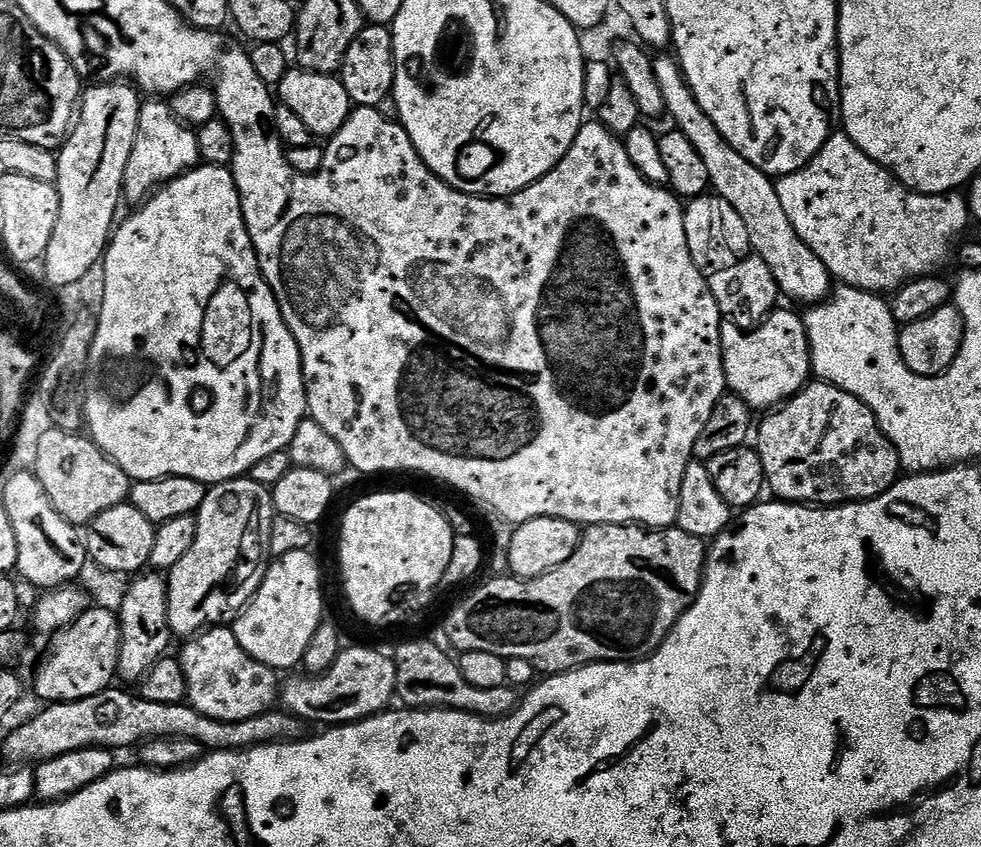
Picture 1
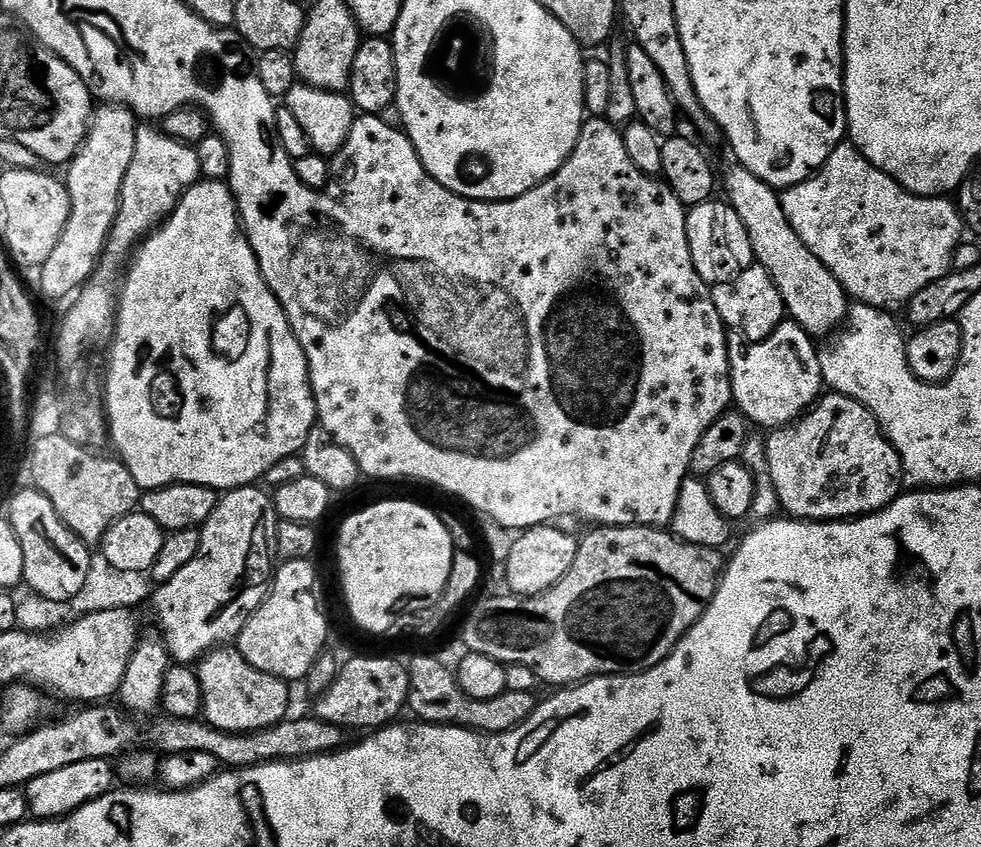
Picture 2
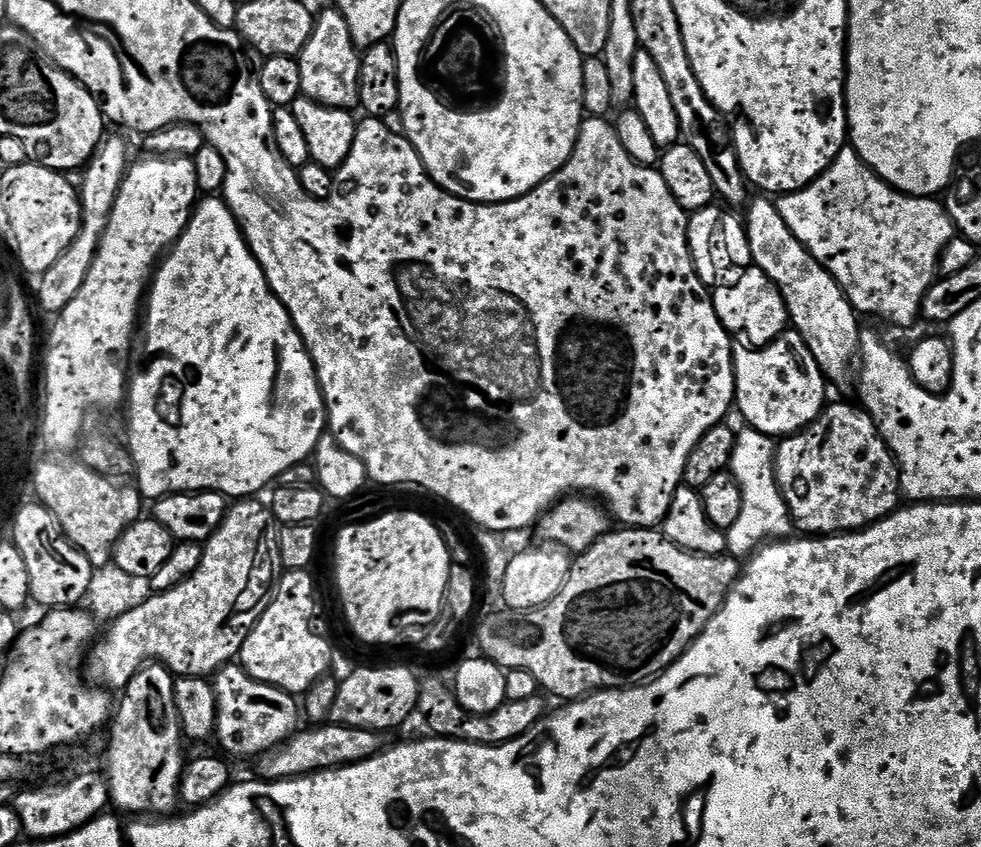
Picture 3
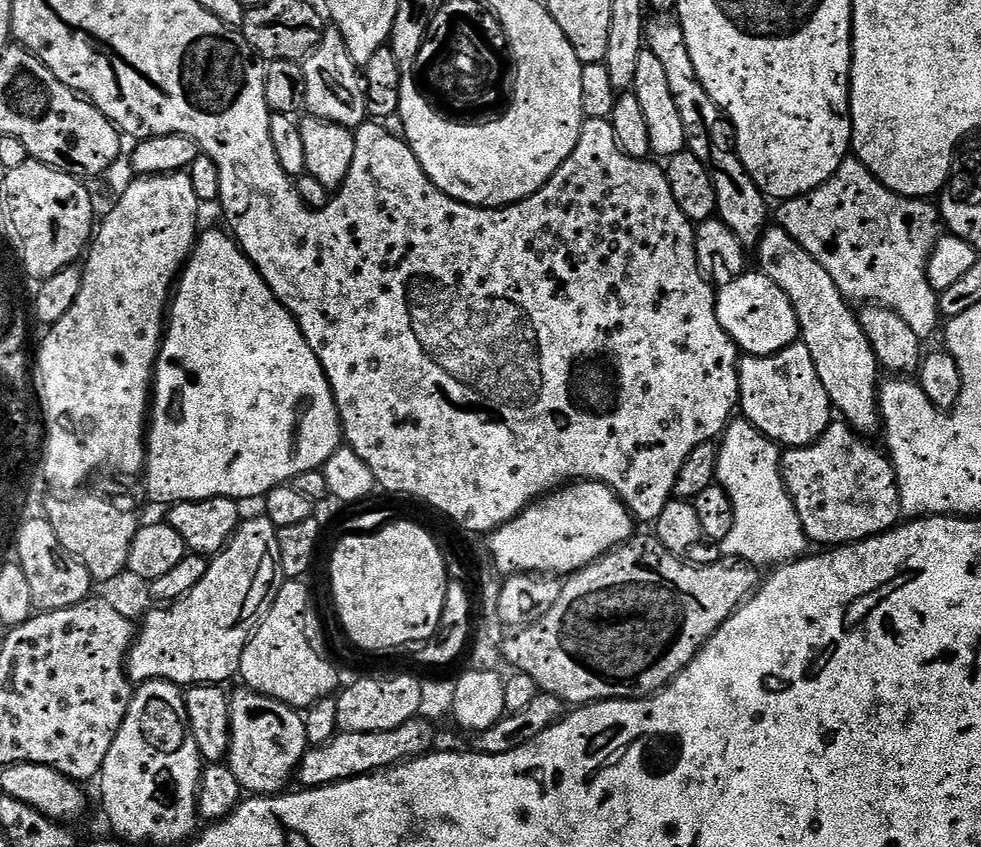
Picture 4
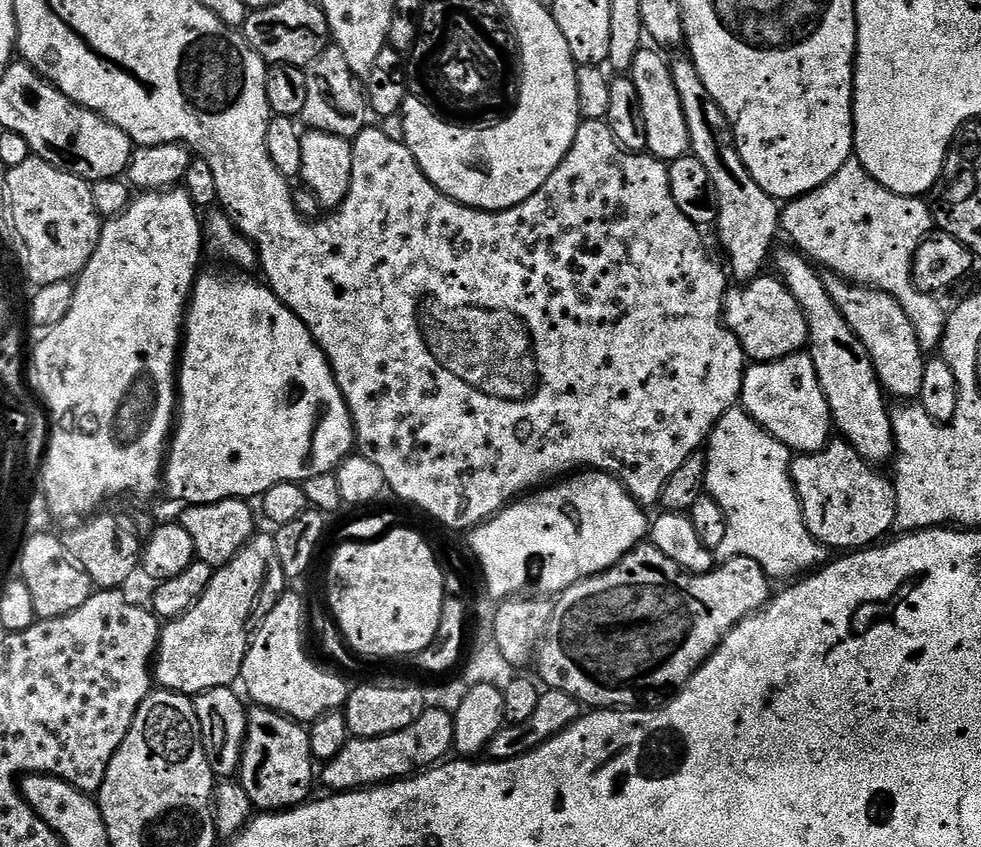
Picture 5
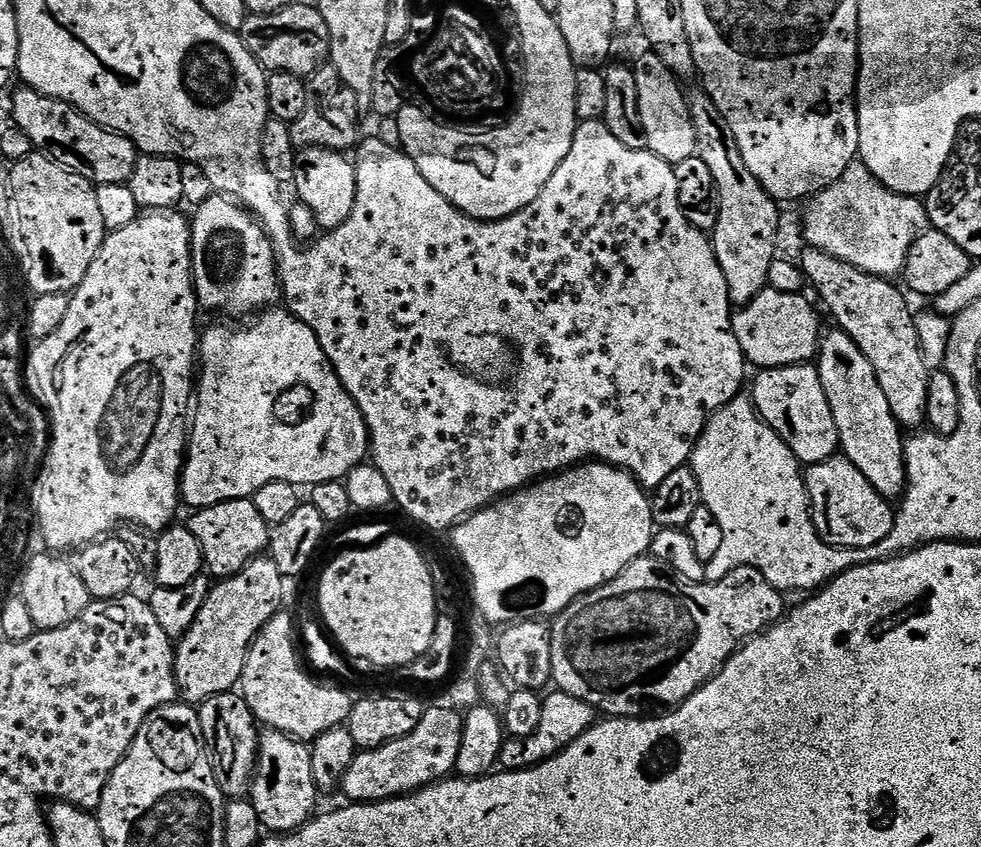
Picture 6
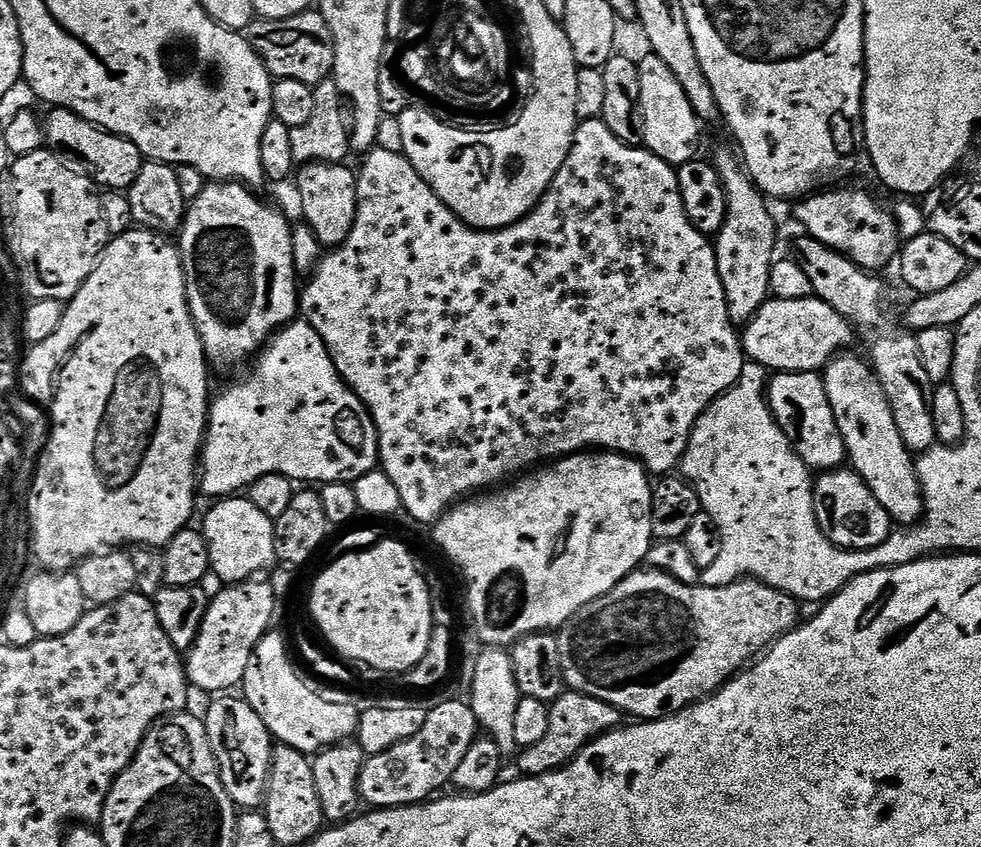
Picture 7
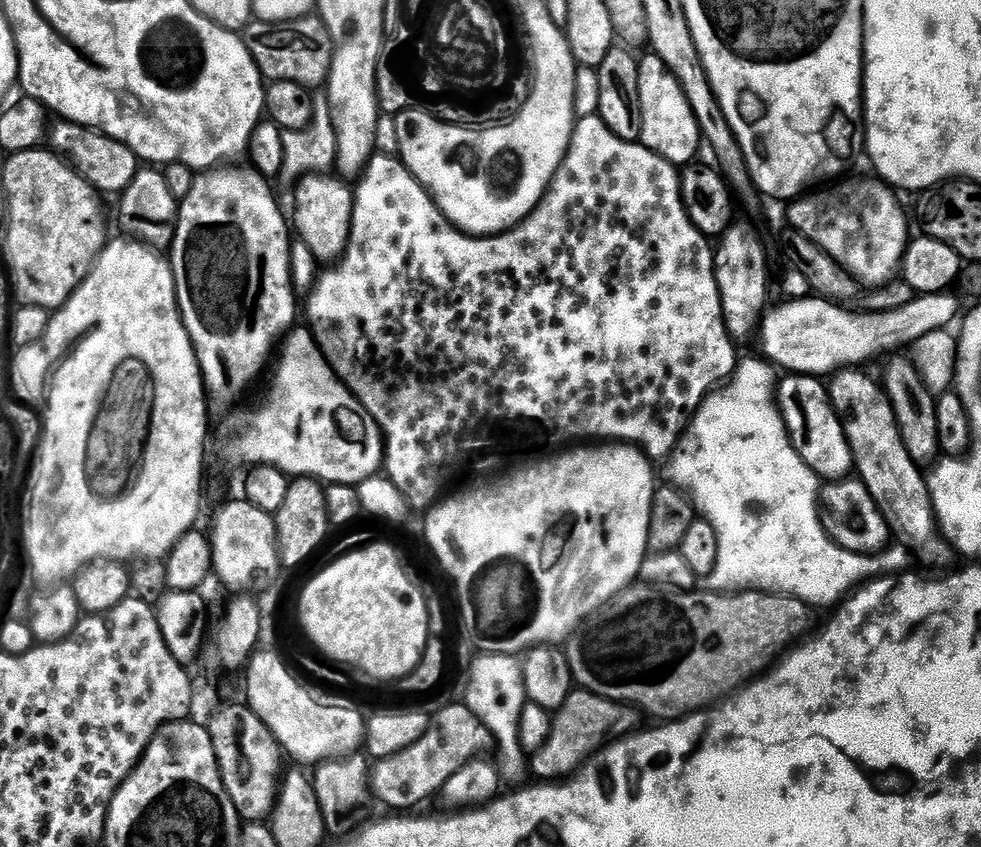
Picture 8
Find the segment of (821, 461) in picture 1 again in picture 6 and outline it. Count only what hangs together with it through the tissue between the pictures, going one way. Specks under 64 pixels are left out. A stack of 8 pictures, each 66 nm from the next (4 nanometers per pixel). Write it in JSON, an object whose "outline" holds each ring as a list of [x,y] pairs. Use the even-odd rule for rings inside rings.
{"outline":[[[842,454],[826,458],[817,464],[807,465],[804,485],[808,487],[812,521],[816,532],[827,544],[835,548],[875,549],[884,539],[892,536],[896,521],[893,505],[866,479],[866,474]]]}

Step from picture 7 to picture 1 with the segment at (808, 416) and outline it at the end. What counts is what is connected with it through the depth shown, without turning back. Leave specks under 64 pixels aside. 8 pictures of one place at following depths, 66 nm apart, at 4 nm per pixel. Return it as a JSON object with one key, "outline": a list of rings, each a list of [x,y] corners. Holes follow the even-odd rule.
{"outline":[[[771,312],[756,328],[742,330],[727,322],[721,323],[722,358],[726,370],[727,391],[753,410],[772,410],[791,400],[809,383],[812,351],[801,313]]]}

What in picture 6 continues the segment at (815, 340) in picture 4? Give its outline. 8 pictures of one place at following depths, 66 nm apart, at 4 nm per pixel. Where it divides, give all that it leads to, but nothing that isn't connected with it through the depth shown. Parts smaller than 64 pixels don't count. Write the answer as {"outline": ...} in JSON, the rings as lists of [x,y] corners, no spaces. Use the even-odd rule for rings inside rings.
{"outline":[[[832,330],[820,341],[818,367],[822,390],[826,390],[826,398],[834,414],[834,426],[838,426],[839,451],[854,462],[862,474],[866,474],[870,486],[874,486],[874,490],[889,502],[903,497],[908,482],[908,472],[904,468],[906,440],[900,437],[900,423],[890,410],[890,402],[886,402],[886,394],[882,394],[882,386],[878,386],[878,374],[874,374],[870,358],[858,350],[854,338],[845,332]]]}

